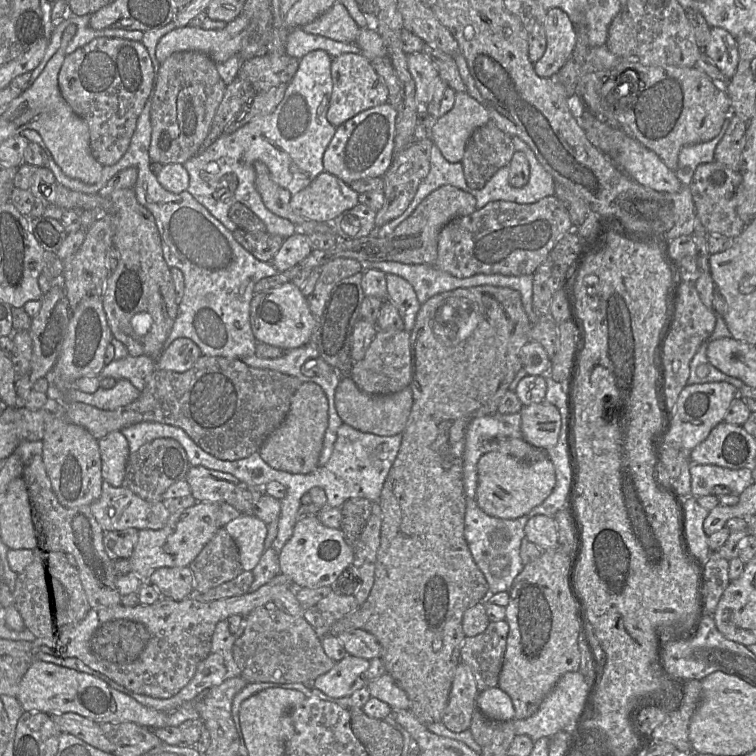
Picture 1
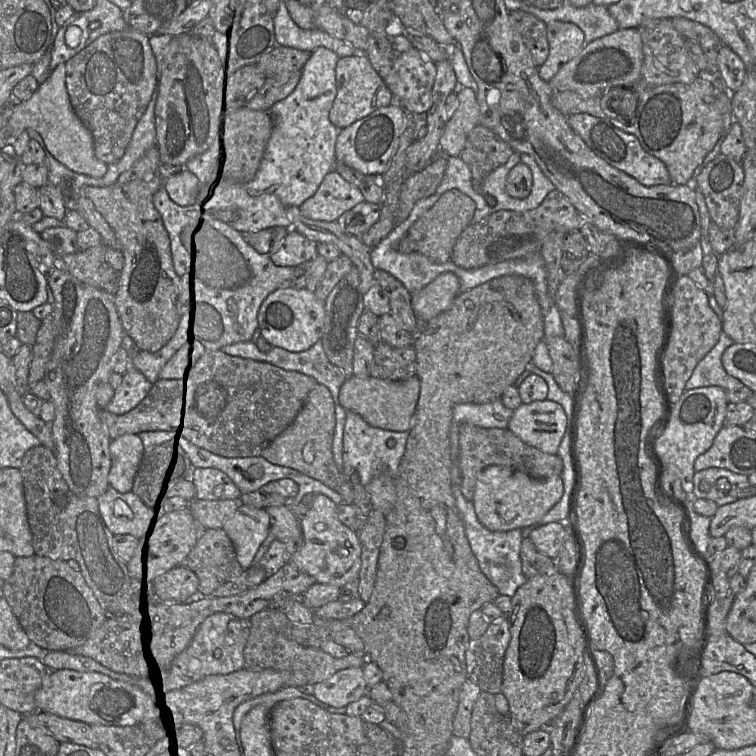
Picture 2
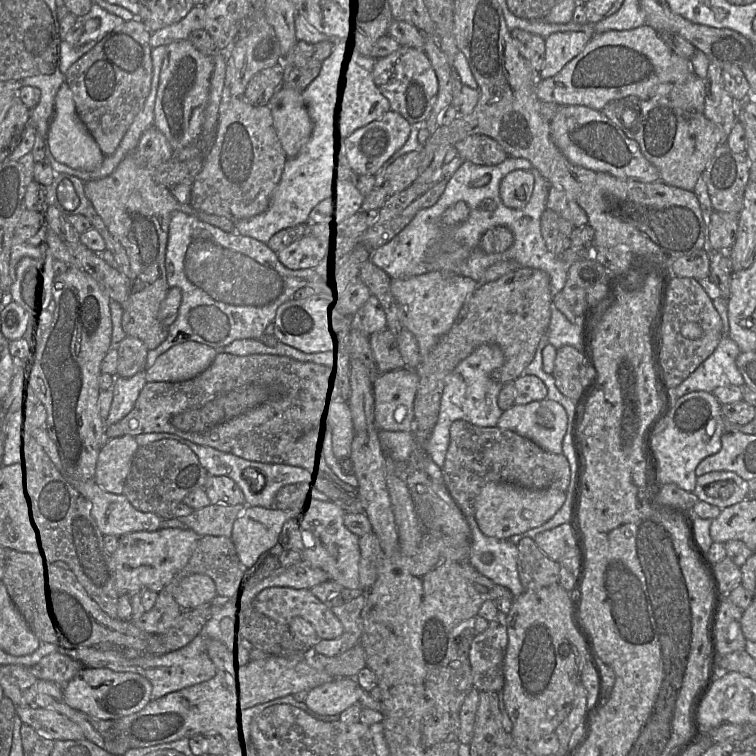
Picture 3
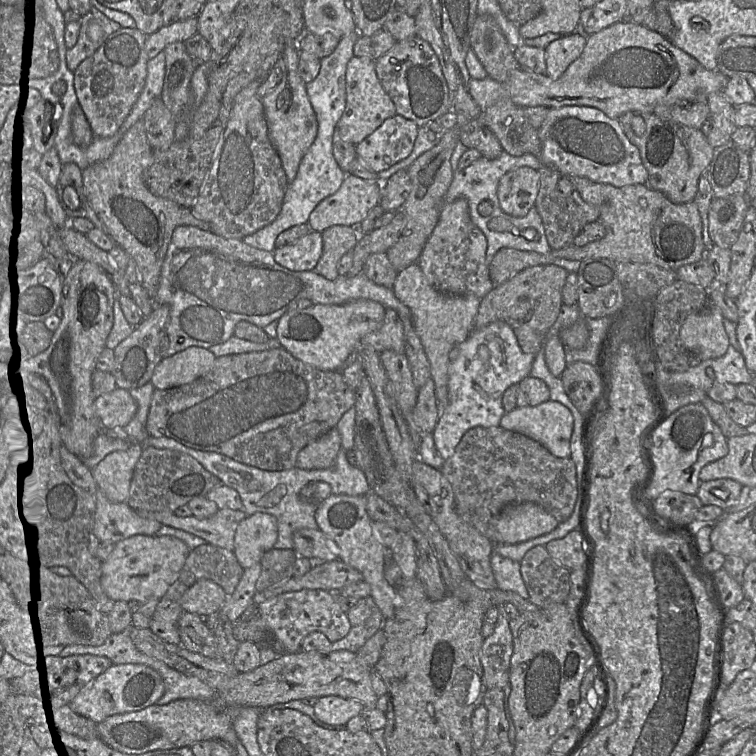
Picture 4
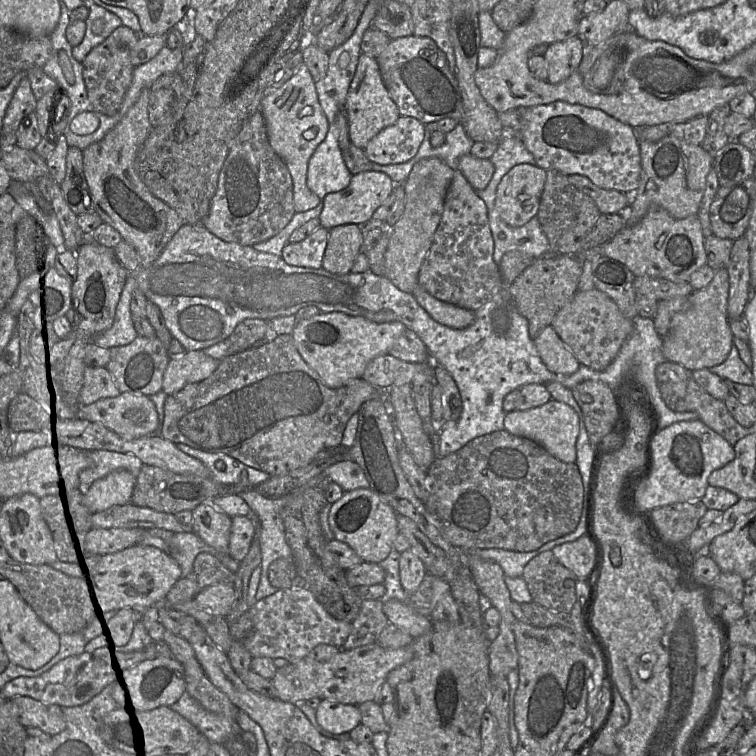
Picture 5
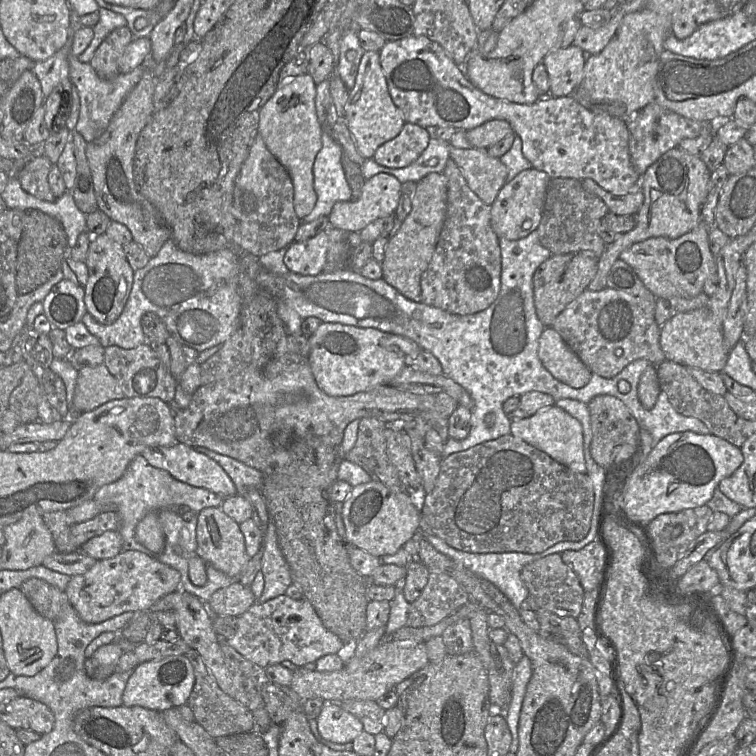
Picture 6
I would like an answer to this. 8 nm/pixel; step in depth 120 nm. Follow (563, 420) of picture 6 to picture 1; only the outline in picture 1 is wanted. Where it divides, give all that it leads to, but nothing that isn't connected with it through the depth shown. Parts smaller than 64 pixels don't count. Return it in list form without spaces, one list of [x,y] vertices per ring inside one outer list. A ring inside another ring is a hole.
[[[545,401],[523,406],[520,410],[522,439],[538,448],[551,448],[557,444],[561,415],[559,410]]]

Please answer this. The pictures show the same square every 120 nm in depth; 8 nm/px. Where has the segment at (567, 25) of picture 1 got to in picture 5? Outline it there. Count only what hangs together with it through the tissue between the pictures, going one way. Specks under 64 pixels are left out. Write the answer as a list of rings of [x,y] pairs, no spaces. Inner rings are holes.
[[[578,37],[550,44],[544,53],[548,68],[548,82],[558,84],[579,67],[585,43]]]

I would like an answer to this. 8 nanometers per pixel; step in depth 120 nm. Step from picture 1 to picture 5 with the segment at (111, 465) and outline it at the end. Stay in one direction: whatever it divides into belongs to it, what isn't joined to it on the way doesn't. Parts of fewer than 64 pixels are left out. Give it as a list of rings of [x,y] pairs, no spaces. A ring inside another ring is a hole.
[[[124,469],[115,470],[97,479],[86,492],[84,505],[92,515],[112,506],[131,502],[137,477]]]

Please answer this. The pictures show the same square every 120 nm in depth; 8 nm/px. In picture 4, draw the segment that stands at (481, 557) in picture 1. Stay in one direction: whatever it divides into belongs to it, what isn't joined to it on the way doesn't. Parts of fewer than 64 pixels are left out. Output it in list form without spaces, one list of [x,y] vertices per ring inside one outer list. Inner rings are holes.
[[[493,551],[490,564],[499,589],[516,592],[522,598],[528,599],[529,594],[520,572],[520,562]]]

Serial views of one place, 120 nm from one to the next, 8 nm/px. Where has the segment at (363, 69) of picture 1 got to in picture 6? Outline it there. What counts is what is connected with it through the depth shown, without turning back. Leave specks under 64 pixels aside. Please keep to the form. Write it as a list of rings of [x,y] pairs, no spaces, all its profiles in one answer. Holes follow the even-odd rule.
[[[364,51],[361,57],[353,88],[348,91],[344,120],[354,139],[358,152],[365,158],[372,158],[383,143],[396,137],[405,120],[400,109],[393,103],[383,73],[379,52]]]

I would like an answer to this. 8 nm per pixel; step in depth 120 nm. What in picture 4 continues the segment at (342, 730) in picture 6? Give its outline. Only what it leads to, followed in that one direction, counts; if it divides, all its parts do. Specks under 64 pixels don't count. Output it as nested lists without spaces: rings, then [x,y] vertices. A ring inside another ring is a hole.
[[[336,695],[323,696],[313,705],[316,717],[329,725],[343,725],[361,713],[363,704],[354,699],[345,699]]]

